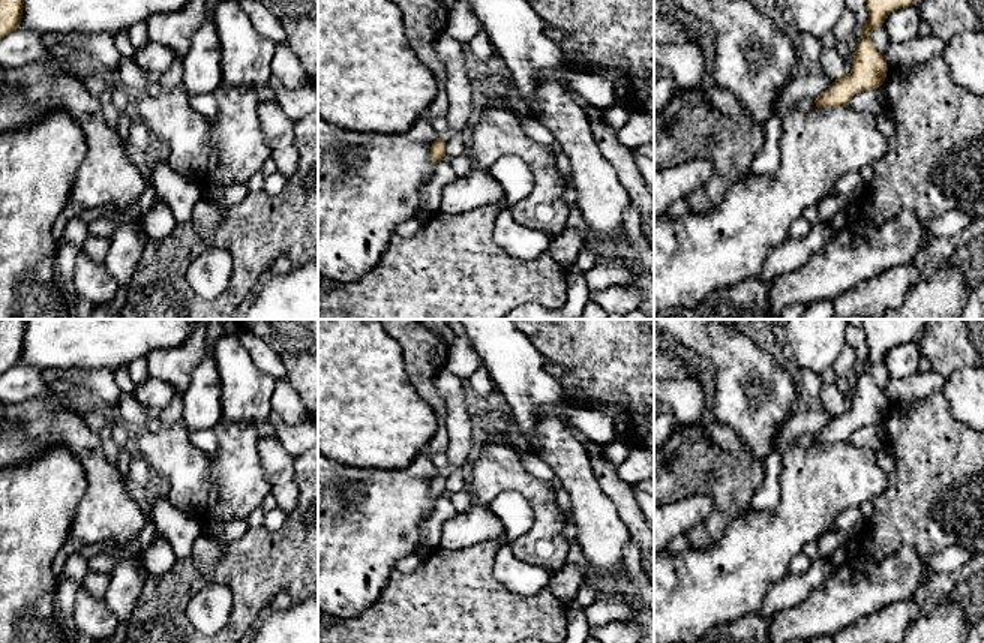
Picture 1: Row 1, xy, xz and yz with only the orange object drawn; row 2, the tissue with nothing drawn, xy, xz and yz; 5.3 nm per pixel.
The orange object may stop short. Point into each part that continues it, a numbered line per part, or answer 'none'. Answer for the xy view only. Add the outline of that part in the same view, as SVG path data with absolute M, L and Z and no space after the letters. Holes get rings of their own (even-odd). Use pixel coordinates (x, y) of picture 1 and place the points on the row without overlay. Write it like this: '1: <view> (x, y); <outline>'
none

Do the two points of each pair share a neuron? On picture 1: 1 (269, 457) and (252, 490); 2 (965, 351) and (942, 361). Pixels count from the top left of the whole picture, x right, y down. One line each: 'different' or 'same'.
1: different
2: same

